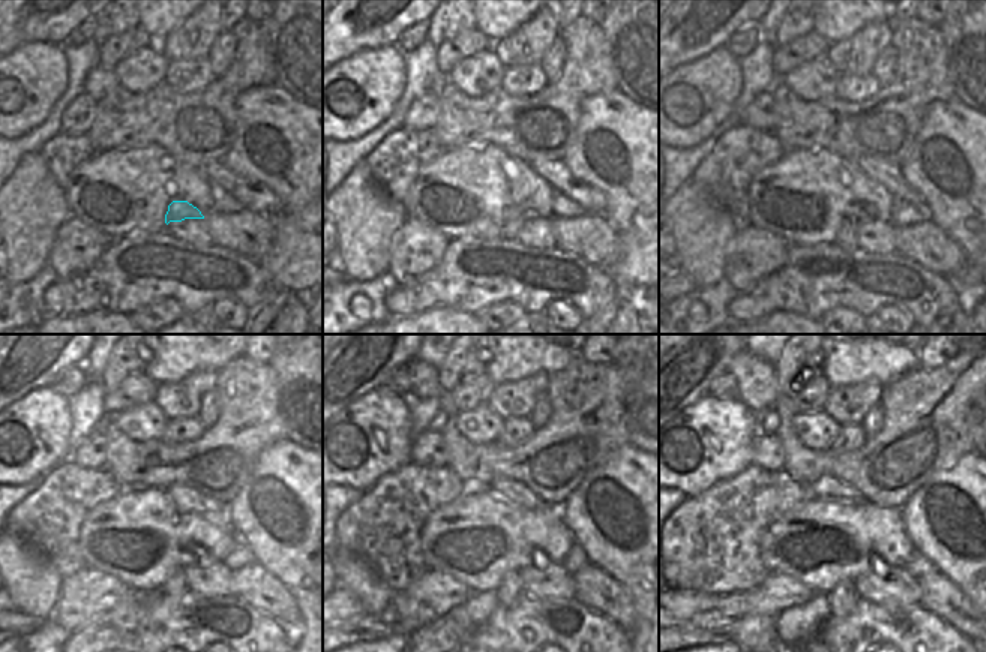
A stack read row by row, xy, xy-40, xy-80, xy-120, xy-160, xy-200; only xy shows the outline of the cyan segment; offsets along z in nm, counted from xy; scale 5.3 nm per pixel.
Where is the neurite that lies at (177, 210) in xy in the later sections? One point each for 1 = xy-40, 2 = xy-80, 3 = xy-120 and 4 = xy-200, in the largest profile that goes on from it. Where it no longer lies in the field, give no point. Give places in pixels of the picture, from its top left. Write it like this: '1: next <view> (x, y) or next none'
1: next xy-40 (514, 218)
2: next xy-80 (847, 240)
3: next xy-120 (174, 585)
4: next xy-200 (842, 600)

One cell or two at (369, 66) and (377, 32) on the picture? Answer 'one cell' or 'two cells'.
two cells

